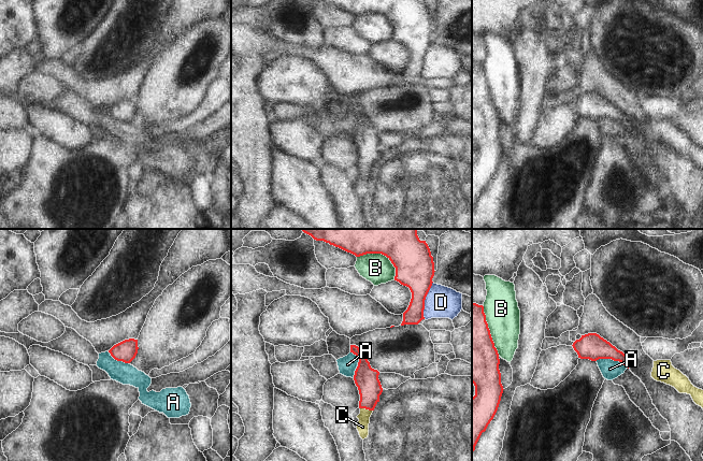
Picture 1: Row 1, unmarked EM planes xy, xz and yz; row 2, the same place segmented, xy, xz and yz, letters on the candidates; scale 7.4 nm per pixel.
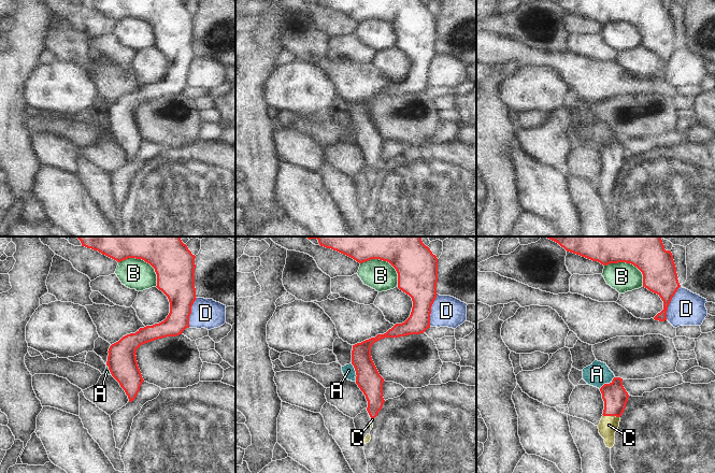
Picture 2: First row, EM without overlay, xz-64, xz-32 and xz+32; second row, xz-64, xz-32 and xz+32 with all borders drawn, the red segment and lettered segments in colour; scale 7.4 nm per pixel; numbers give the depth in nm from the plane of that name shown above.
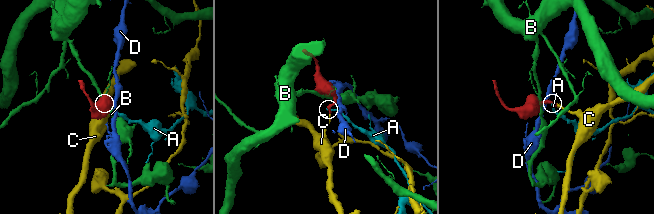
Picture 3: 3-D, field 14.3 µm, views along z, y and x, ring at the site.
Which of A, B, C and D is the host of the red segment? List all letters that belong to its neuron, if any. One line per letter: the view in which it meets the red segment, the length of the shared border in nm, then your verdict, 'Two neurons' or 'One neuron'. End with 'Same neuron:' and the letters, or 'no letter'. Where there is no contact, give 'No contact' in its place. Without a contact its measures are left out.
A: Touches red in yz. Shared border 240 nm. Two neurons
B: Touches red in xz. Shared border 340 nm. Two neurons
C: Touches red in xz. Shared border 100 nm. One neuron
D: Touches red in xz. Shared border 280 nm. Two neurons
Same neuron: C

